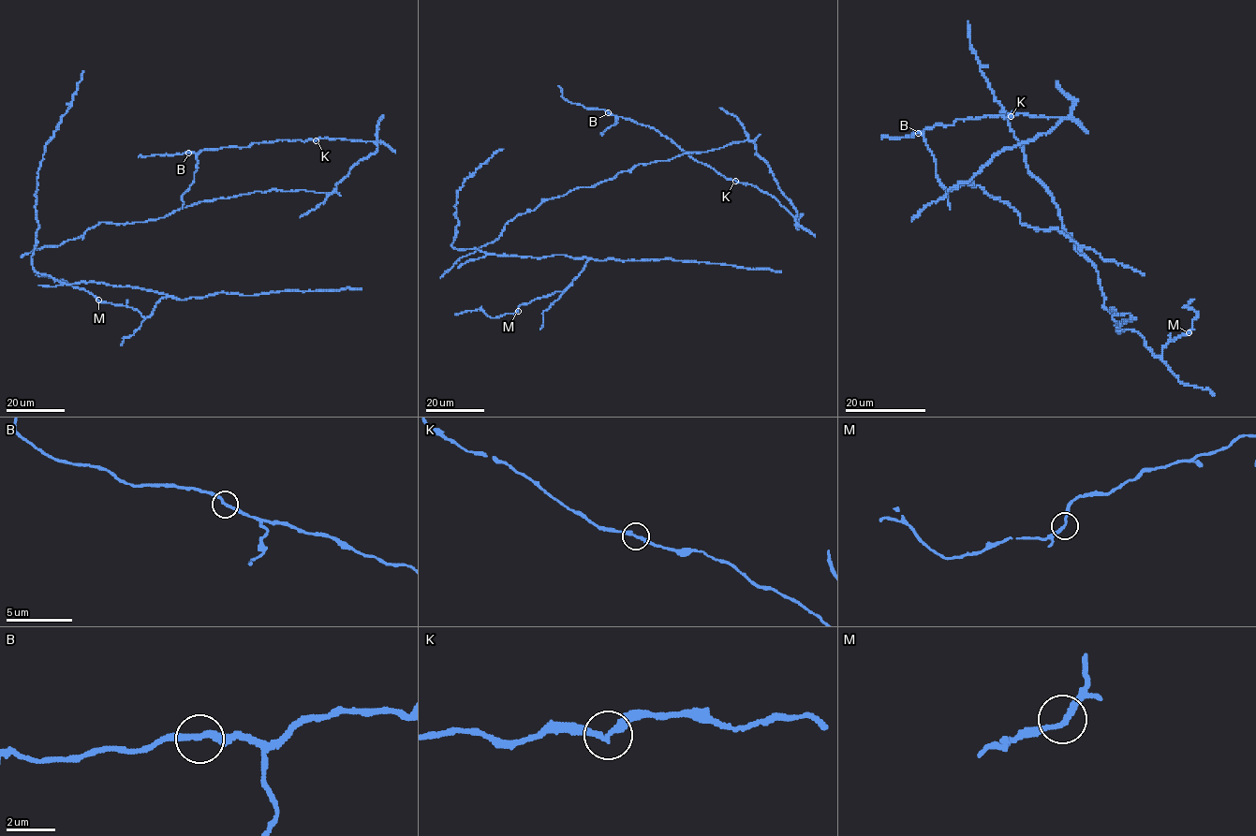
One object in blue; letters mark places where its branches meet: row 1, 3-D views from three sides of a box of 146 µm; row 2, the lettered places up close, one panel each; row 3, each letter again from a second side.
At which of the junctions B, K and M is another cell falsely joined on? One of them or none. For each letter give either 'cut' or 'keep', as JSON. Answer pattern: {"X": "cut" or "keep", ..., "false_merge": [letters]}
{"B": "keep", "K": "keep", "M": "keep", "false_merge": []}

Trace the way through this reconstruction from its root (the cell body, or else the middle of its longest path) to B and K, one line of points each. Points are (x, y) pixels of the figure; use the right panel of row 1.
B: (1012, 207), (980, 184), (955, 187), (1007, 148), (1048, 133), (1059, 118), (1024, 112), (984, 115), (918, 133)
K: (1012, 207), (985, 193), (980, 184), (955, 187), (995, 155), (1048, 133), (1060, 120), (1024, 112), (1012, 115)

